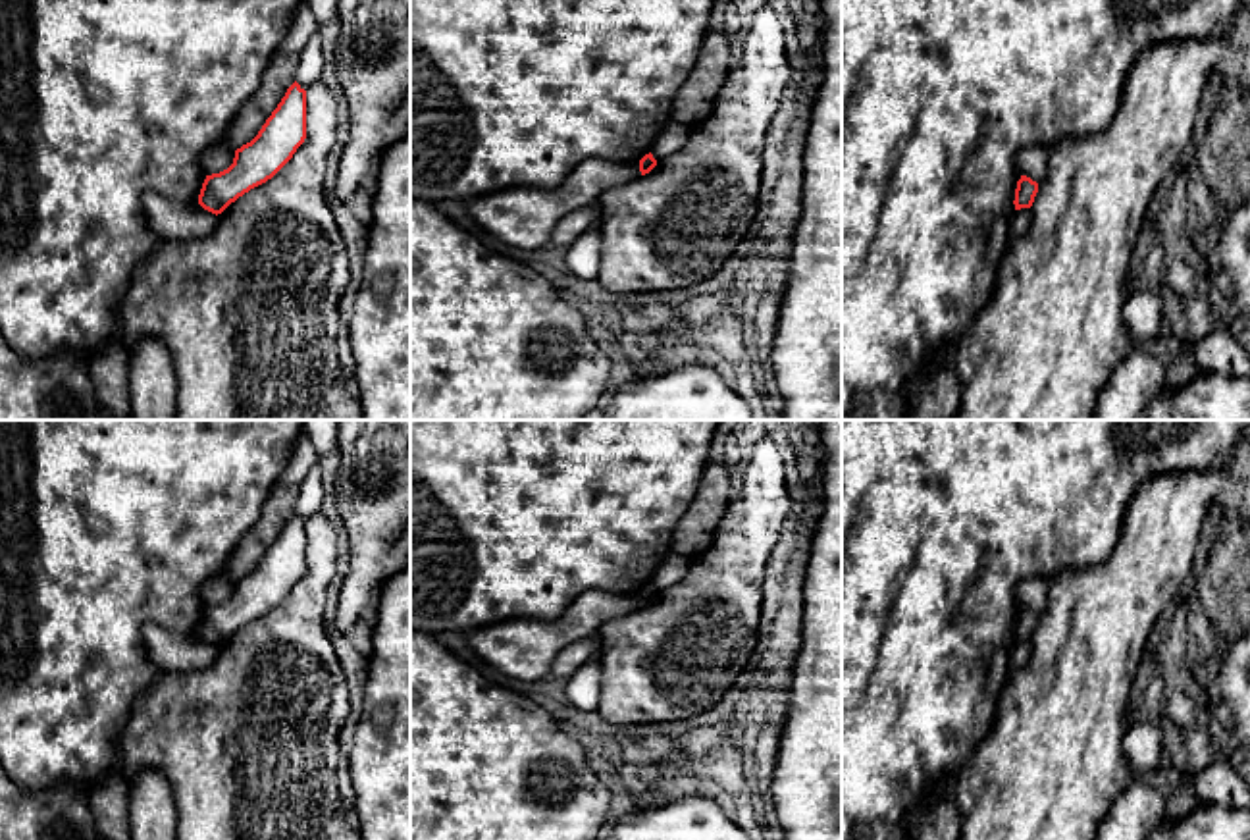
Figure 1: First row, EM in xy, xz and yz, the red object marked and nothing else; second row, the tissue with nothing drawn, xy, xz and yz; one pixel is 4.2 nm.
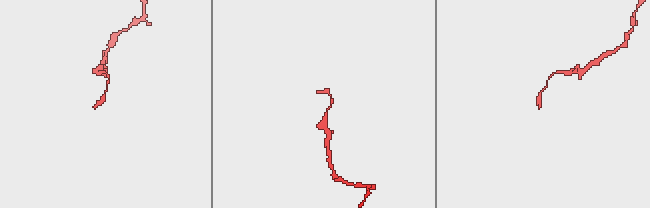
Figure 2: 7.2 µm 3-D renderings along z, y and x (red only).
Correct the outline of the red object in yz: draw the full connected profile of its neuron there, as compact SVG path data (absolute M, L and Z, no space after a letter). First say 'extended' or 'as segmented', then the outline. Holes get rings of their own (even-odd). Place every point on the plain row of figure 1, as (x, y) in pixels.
as segmented; M1021 607L1015 620L1015 632L1013 632L1015 642L1030 640L1036 624L1038 624L1038 615L1027 607Z

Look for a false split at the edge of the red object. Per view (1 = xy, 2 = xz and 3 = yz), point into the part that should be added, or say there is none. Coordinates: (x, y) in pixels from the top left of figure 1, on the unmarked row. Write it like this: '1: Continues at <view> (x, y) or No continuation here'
1: No continuation here
2: No continuation here
3: No continuation here

